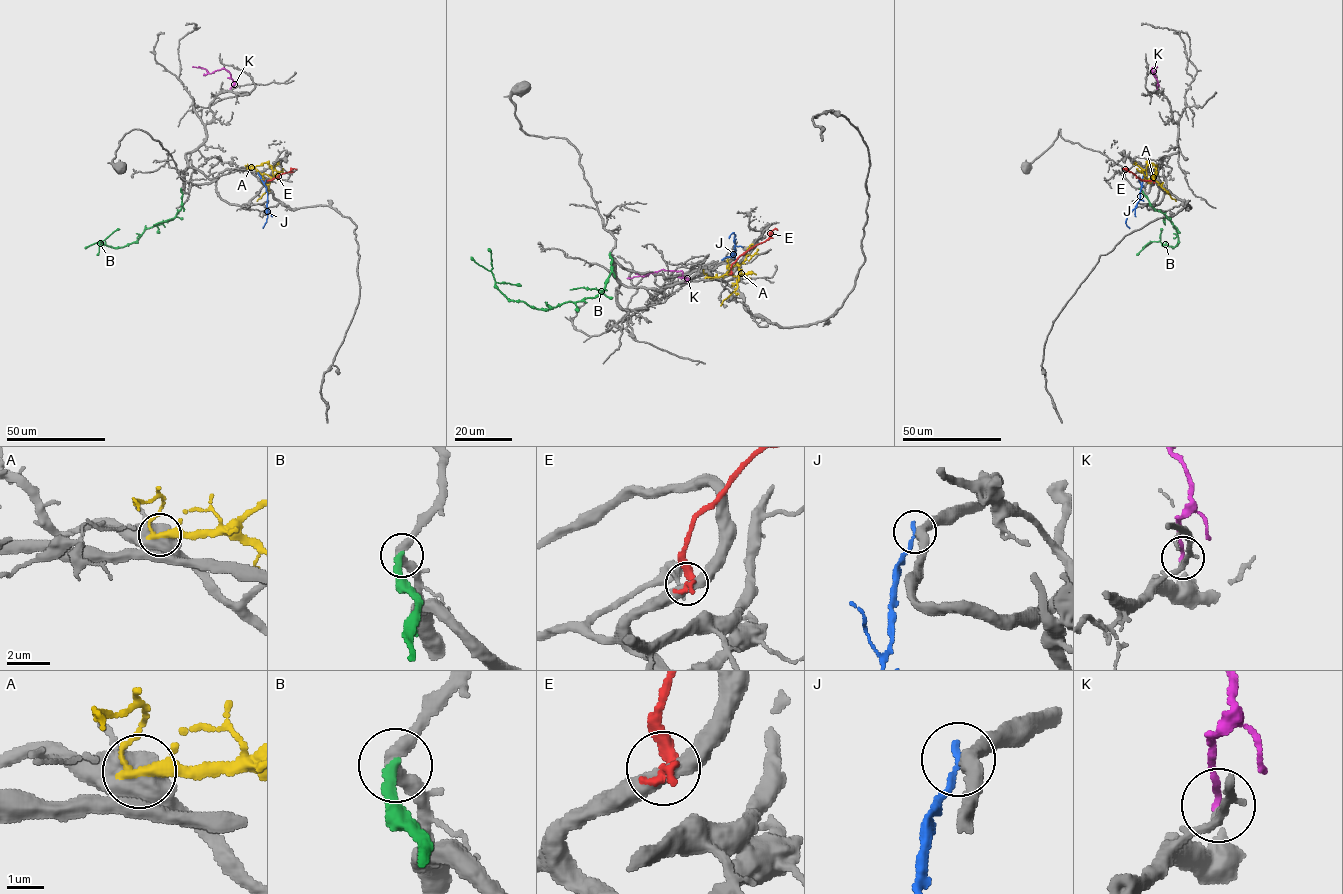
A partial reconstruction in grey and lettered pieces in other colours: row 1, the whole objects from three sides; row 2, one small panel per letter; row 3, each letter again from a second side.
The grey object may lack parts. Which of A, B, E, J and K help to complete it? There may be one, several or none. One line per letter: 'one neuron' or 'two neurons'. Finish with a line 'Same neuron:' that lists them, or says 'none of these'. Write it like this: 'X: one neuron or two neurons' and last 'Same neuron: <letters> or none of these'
A: two neurons
B: two neurons
E: two neurons
J: two neurons
K: two neurons
Same neuron: none of these

